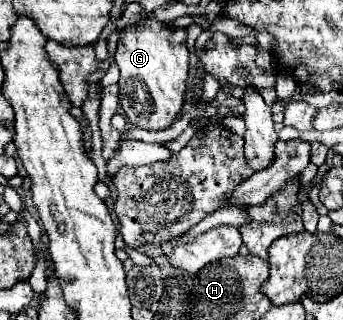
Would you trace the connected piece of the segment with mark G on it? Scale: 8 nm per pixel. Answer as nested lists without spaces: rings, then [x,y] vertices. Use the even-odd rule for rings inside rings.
[[[141,18],[121,30],[115,50],[115,64],[121,70],[121,110],[129,124],[145,130],[163,130],[173,124],[187,90],[189,50],[185,46],[185,38],[185,28],[173,28],[155,18]]]

